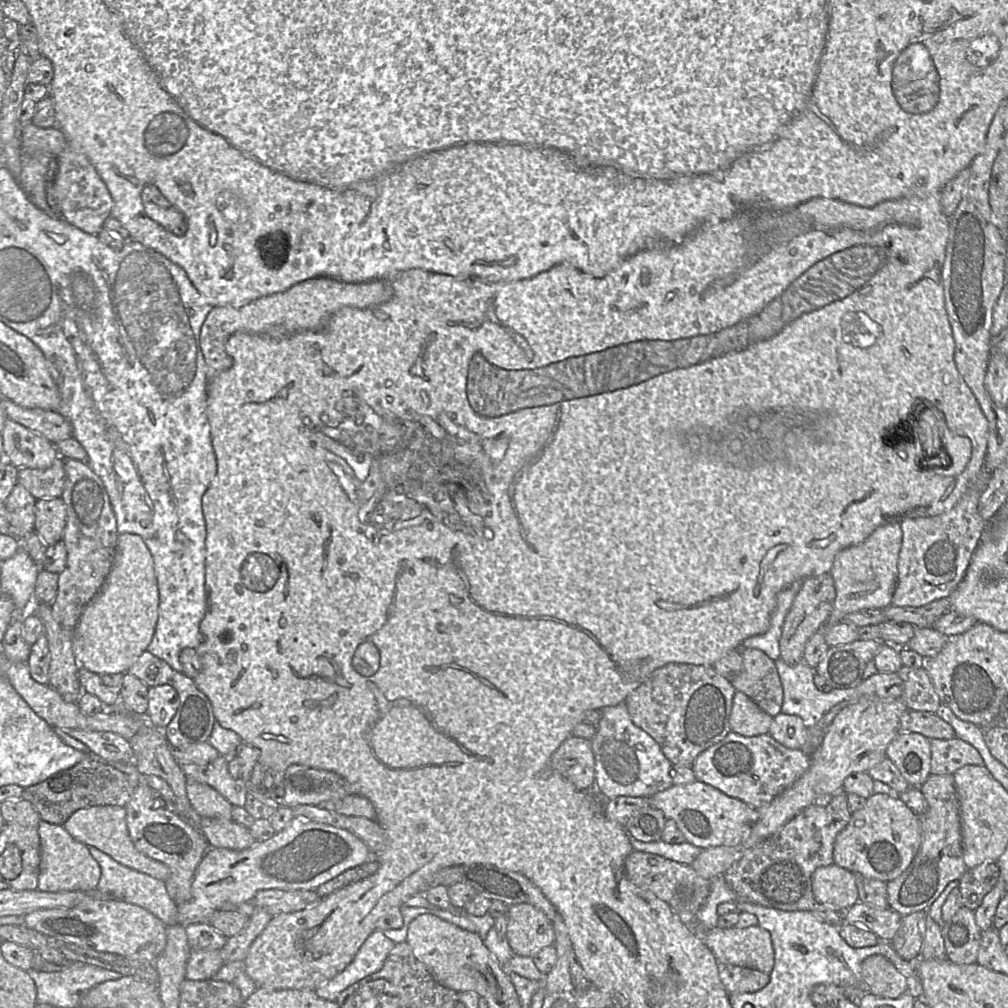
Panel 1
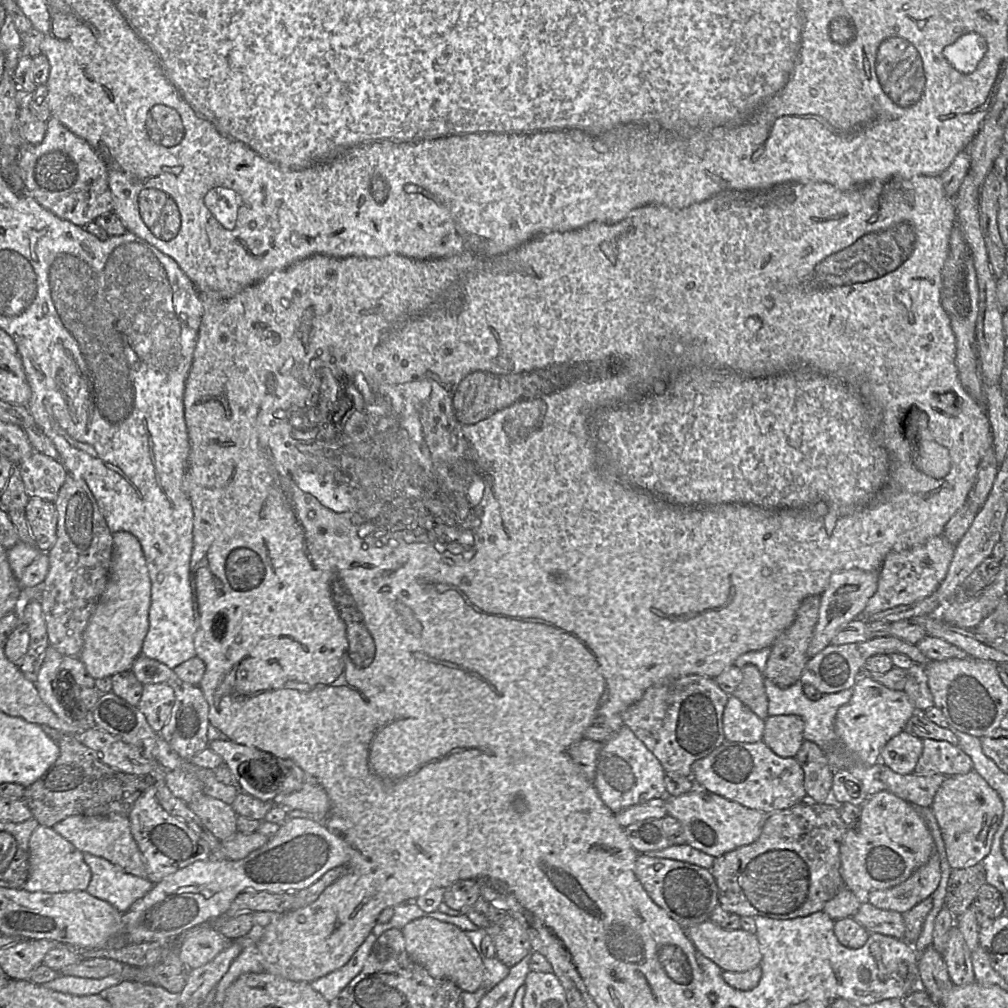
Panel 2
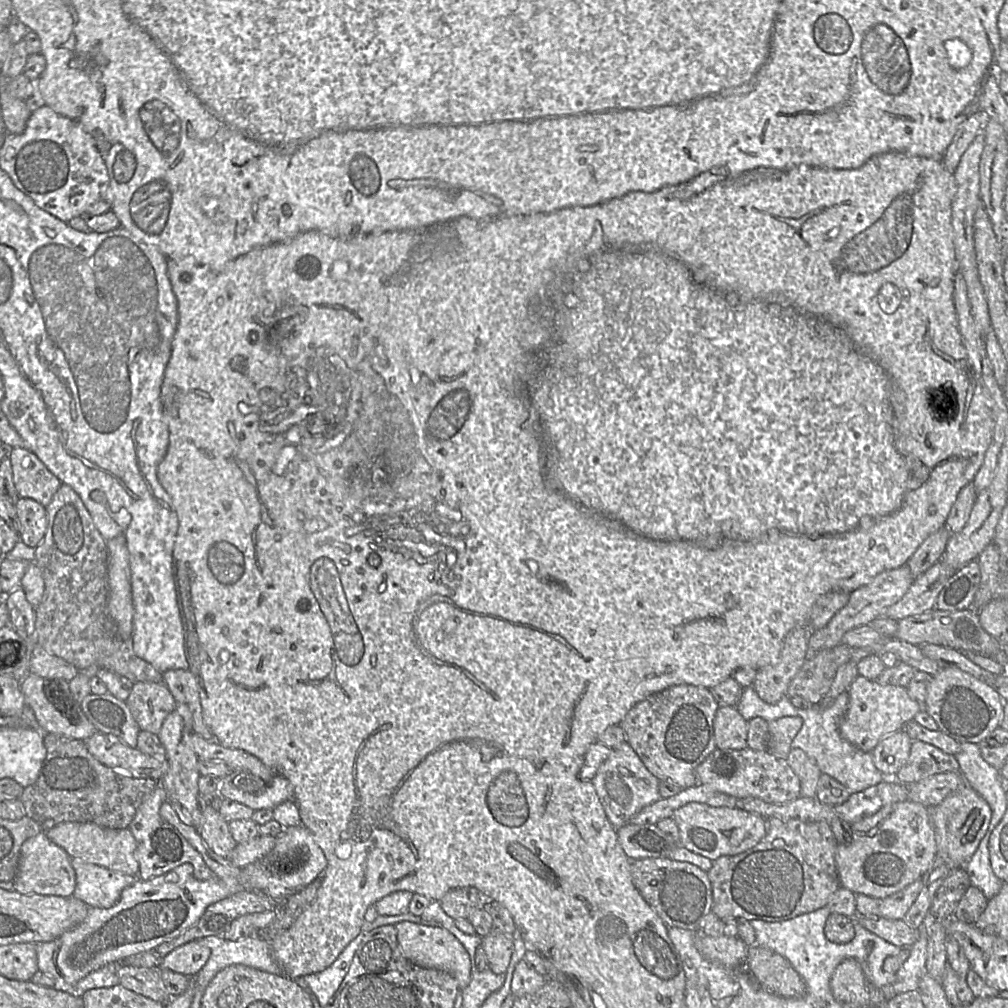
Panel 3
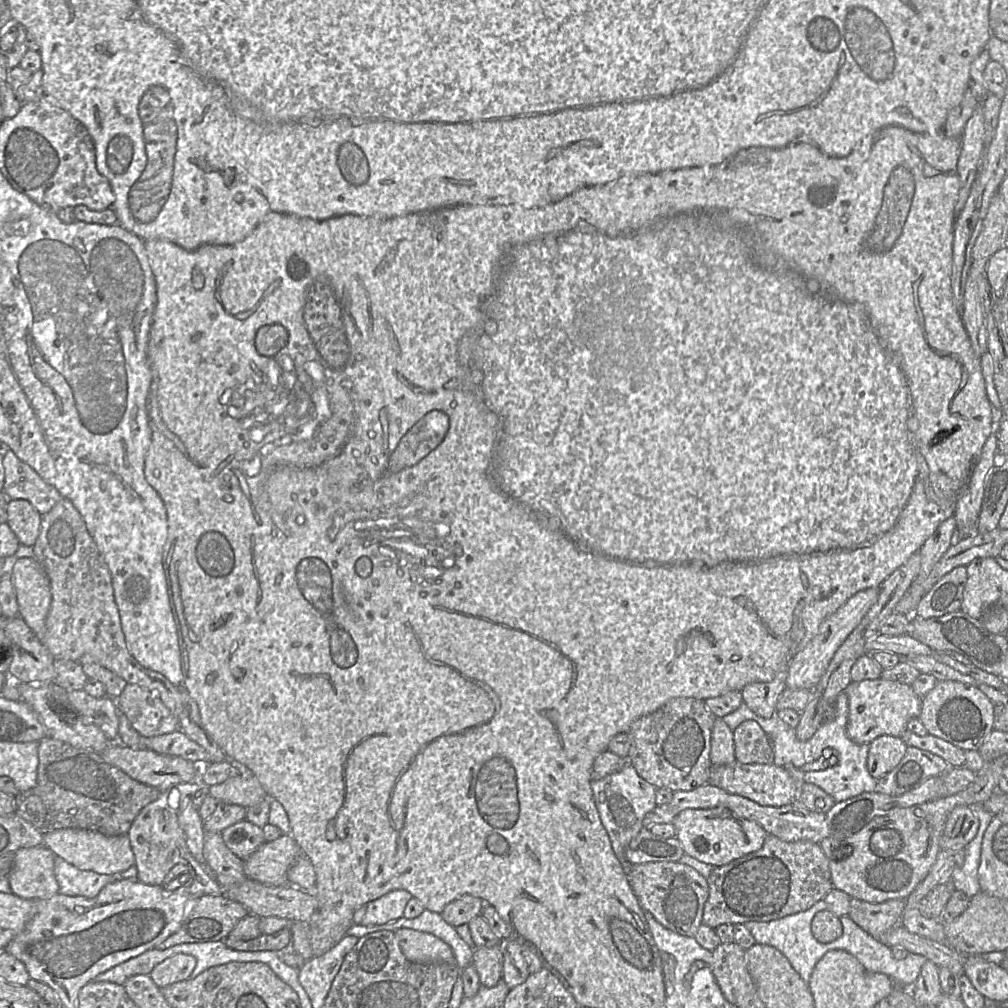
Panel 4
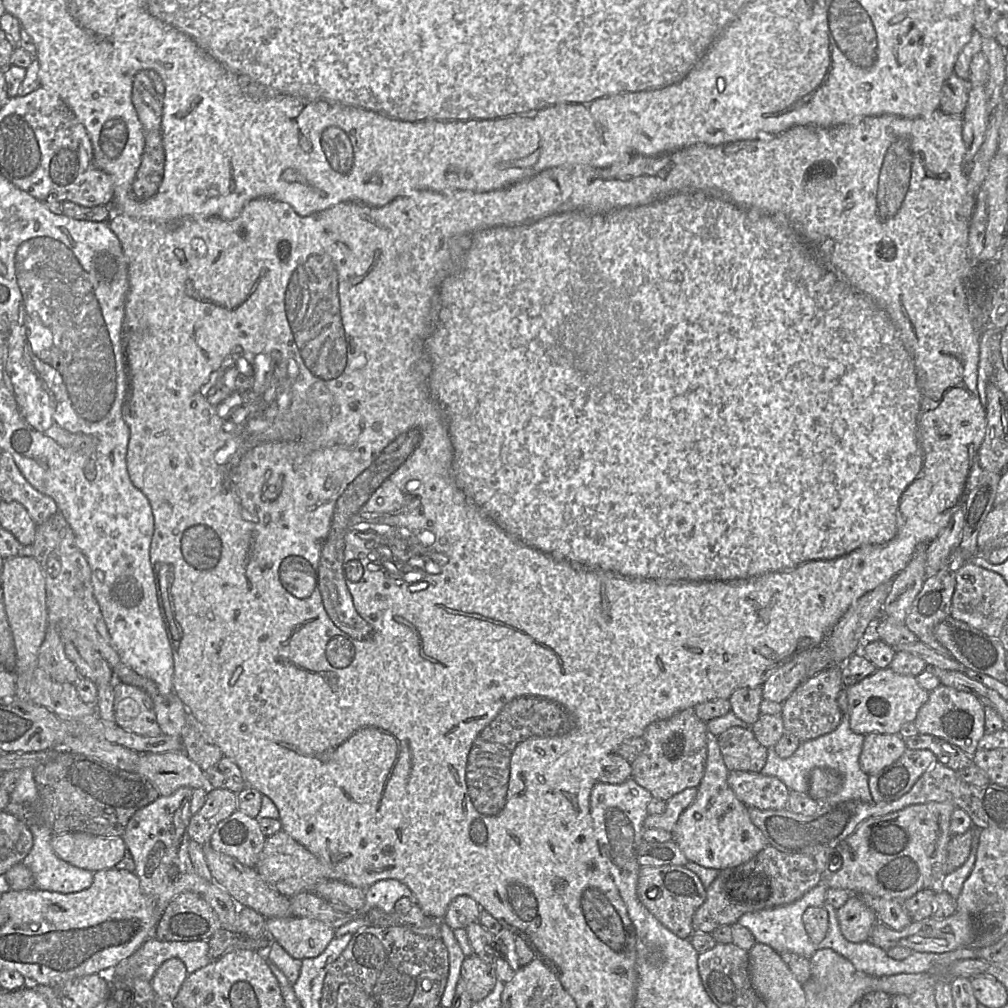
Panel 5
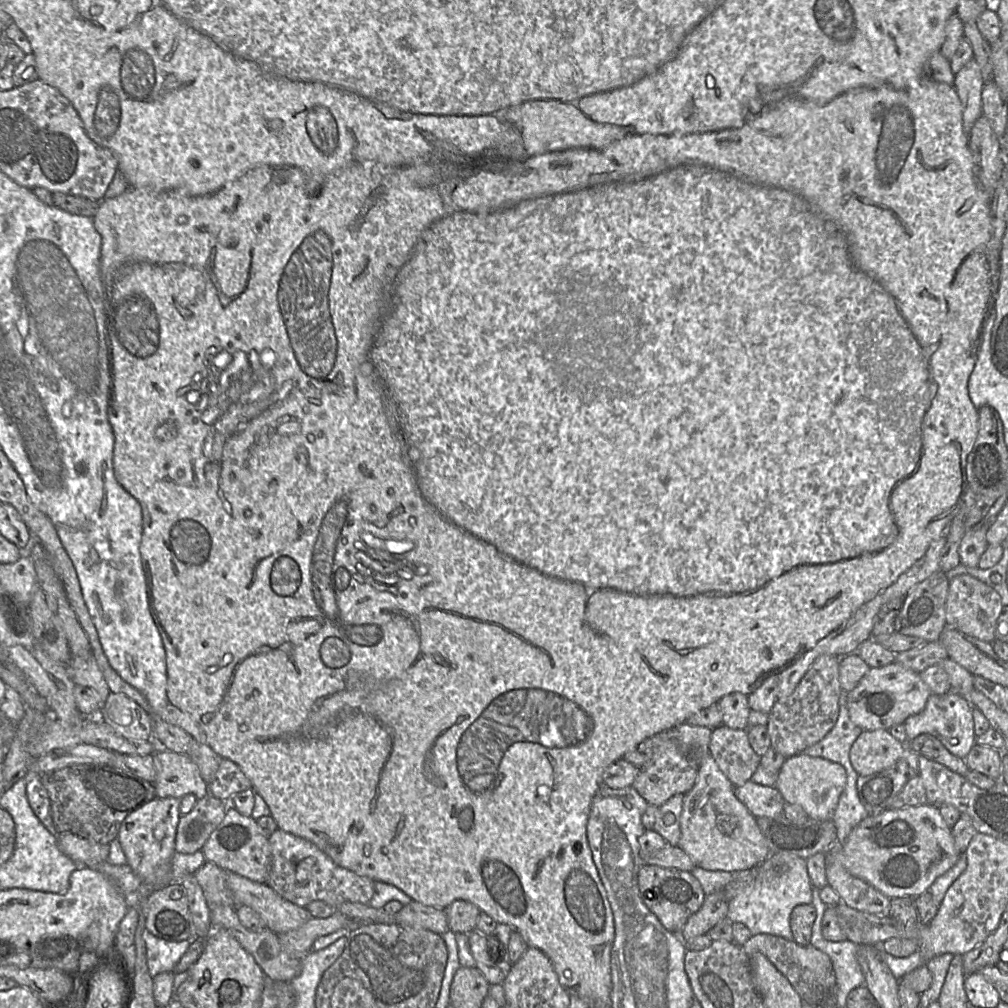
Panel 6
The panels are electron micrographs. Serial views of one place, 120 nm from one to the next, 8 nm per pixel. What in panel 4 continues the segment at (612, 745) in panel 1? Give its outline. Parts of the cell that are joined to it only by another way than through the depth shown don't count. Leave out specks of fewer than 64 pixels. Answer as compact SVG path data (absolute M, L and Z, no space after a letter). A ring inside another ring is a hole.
M626 762L618 772L609 774L600 780L592 780L591 789L600 821L607 832L613 852L626 867L626 848L643 828L642 821L646 814L656 807L657 788L642 779L634 767Z

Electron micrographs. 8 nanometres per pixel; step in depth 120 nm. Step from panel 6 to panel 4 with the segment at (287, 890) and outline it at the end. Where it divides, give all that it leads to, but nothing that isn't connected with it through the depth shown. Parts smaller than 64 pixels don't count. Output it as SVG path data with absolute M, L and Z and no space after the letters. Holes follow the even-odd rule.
M281 835L262 844L244 860L244 872L250 879L272 886L288 884L288 871L303 854L291 835Z

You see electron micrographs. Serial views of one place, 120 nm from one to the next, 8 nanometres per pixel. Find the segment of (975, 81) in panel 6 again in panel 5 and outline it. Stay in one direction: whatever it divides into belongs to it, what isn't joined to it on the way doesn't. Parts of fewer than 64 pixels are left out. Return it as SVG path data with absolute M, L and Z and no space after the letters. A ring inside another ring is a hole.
M970 86L962 119L962 137L966 148L965 168L968 170L985 140L989 122L984 86Z

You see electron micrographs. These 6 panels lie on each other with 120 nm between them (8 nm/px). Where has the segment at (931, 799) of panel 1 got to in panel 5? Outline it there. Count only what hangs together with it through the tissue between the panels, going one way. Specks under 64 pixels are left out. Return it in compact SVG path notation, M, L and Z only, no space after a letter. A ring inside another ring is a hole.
M851 893L836 914L842 935L853 943L867 941L870 930L878 921L874 911L856 893Z

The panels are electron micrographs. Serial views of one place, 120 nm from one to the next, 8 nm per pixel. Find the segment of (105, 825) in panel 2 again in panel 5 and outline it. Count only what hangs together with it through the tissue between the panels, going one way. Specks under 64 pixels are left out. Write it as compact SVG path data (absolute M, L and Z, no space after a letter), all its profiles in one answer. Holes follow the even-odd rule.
M81 832L54 835L51 846L62 860L92 872L114 868L126 852L122 836L104 837Z

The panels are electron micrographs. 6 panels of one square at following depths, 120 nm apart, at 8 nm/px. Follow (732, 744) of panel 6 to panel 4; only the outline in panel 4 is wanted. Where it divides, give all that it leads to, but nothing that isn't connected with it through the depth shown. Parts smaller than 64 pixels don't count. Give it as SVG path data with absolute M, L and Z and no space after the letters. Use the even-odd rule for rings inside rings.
M756 721L742 722L733 734L735 761L742 764L773 763L771 741Z

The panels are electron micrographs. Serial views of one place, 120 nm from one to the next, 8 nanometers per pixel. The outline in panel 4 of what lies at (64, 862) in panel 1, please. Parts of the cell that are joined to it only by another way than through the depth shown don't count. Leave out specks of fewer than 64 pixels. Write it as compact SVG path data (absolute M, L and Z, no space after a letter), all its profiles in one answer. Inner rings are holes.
M44 845L21 848L7 876L12 893L29 900L46 900L58 894L54 867L55 854Z

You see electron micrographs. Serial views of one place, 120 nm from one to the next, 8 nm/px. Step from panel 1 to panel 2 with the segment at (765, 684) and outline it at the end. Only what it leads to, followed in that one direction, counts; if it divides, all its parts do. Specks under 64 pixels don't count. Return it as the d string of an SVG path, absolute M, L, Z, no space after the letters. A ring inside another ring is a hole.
M748 664L742 668L742 681L733 695L754 714L766 720L769 715L764 681L764 674L756 666Z

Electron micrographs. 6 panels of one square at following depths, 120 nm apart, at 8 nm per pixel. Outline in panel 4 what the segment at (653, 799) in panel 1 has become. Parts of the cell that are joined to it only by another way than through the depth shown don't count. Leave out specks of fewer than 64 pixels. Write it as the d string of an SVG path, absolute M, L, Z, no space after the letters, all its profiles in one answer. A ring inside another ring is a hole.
M725 807L685 809L674 818L672 824L684 854L713 867L726 865L759 850L767 836L758 823L741 818Z

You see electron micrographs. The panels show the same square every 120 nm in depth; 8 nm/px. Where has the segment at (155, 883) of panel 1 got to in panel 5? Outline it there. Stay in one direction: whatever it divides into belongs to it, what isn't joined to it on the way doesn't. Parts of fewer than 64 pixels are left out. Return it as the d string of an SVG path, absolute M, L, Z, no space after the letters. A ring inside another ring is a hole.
M28 826L33 835L33 846L22 863L31 870L35 889L69 894L89 888L93 883L94 872L71 865L59 858L51 846L54 834L45 826Z

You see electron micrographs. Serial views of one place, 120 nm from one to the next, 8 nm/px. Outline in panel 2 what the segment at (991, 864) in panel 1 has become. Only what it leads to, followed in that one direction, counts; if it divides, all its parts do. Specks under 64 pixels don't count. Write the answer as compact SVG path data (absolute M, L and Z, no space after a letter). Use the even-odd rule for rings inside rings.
M981 863L952 870L943 907L957 919L972 905L980 887L984 884L986 873Z

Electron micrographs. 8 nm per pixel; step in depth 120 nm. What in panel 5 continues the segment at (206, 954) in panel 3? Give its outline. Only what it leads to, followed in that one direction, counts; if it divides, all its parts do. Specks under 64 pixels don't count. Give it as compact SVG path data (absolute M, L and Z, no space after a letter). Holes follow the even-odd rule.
M174 957L160 965L150 983L158 996L174 1001L187 976L184 962Z

